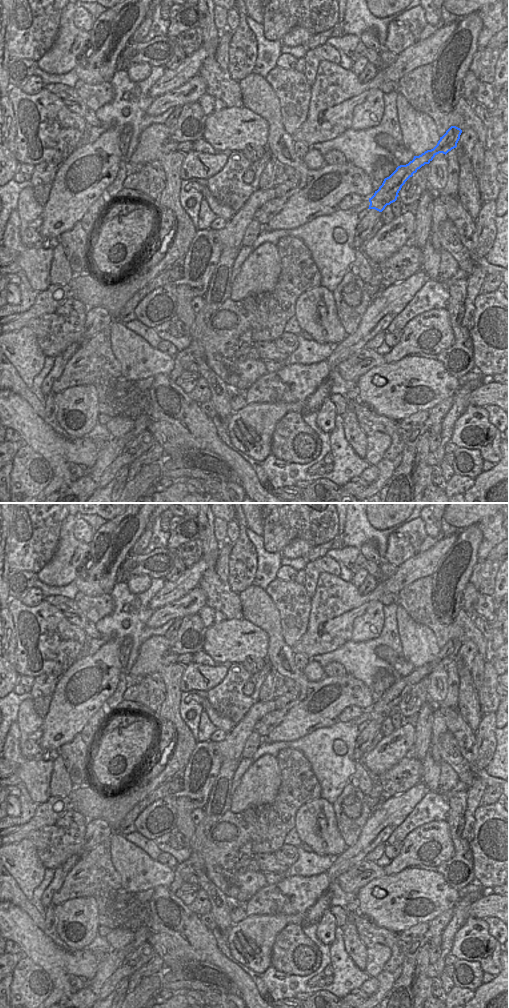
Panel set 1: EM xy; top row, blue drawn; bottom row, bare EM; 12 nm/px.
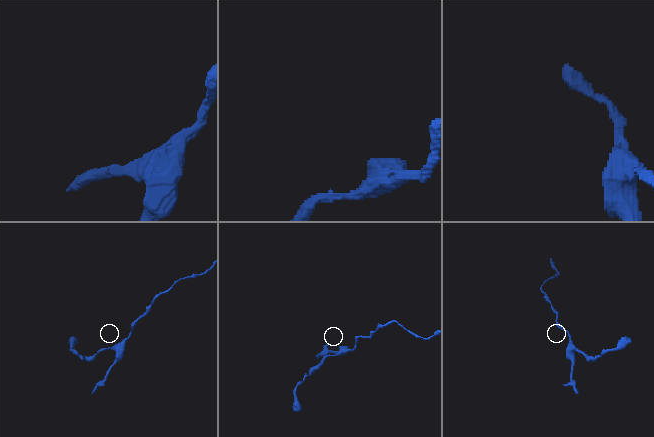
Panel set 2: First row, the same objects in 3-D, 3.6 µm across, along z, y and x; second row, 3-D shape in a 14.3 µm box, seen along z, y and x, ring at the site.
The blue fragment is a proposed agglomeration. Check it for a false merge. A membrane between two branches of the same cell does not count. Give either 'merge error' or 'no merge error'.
no merge error

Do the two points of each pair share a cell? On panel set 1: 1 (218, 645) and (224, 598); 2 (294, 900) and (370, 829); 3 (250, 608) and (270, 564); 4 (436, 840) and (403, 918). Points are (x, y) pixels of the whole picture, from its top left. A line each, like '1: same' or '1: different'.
1: different
2: same
3: different
4: different

